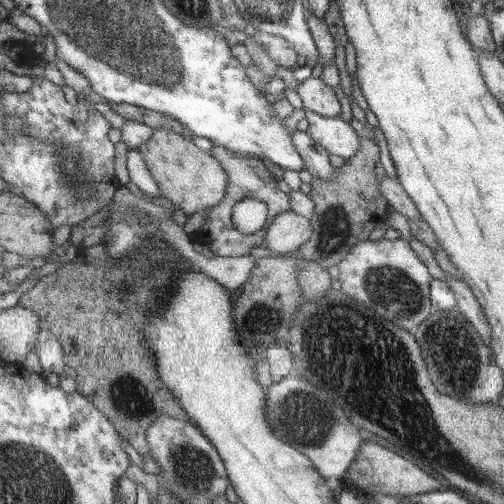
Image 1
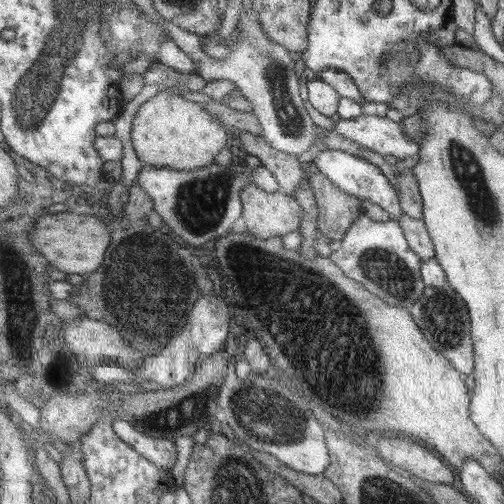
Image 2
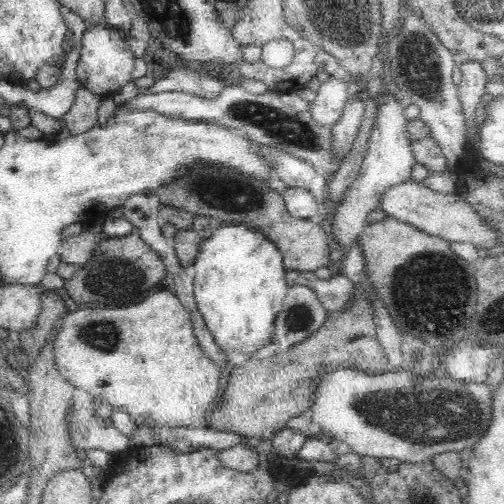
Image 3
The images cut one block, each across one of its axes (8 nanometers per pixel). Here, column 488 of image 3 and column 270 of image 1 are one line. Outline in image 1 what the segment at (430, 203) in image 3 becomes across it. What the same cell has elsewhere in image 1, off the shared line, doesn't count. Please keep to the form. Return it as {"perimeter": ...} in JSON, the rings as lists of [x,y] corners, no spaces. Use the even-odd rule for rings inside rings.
{"perimeter":[[[293,210],[283,212],[275,218],[275,222],[269,226],[267,238],[263,242],[263,248],[271,250],[273,254],[293,254],[311,238],[313,224],[311,218],[305,218]]]}

